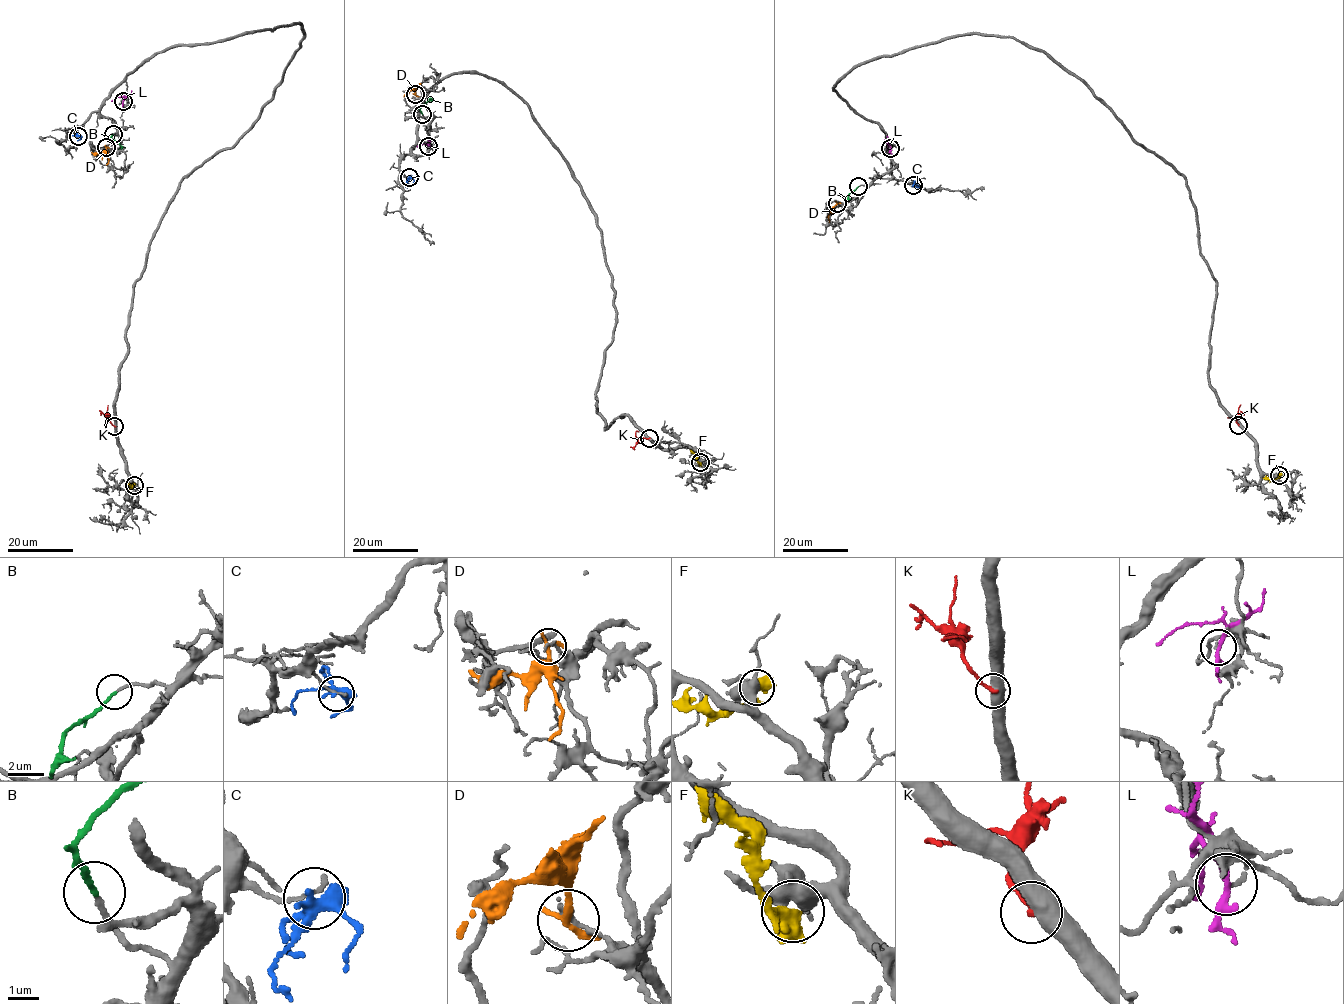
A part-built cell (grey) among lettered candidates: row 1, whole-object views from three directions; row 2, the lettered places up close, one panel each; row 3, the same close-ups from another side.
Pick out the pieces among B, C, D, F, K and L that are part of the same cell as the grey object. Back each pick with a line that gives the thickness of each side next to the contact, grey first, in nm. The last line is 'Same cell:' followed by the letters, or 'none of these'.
B: Thickness 160 nm (grey) against 180 nm
Same cell: B

